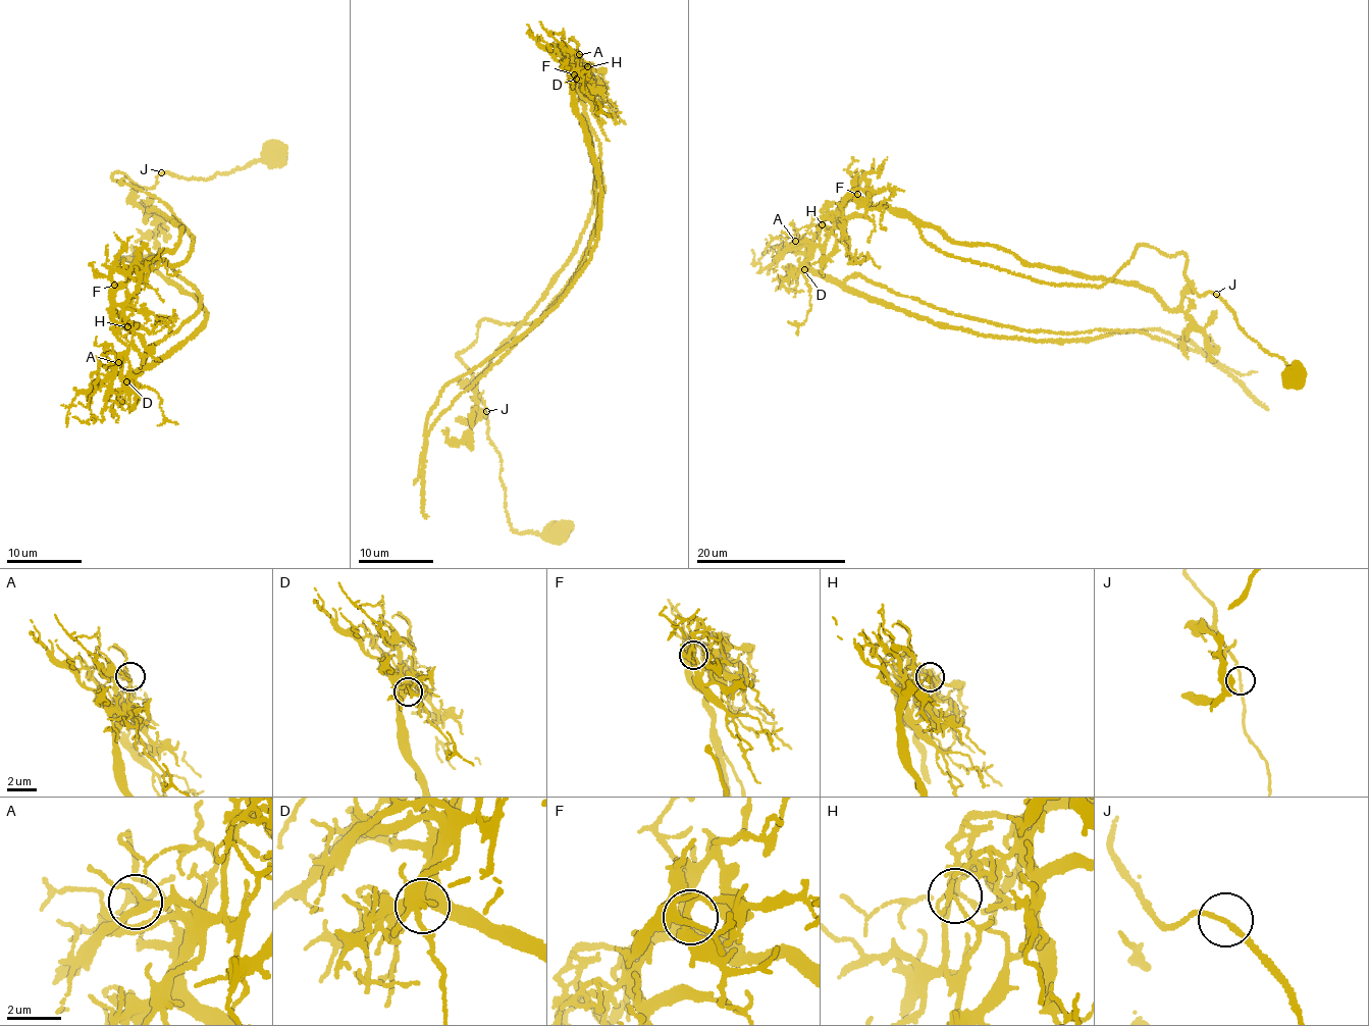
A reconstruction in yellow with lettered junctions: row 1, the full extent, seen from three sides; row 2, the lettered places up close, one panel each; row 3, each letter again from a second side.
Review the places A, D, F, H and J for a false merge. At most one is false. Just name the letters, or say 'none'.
H

